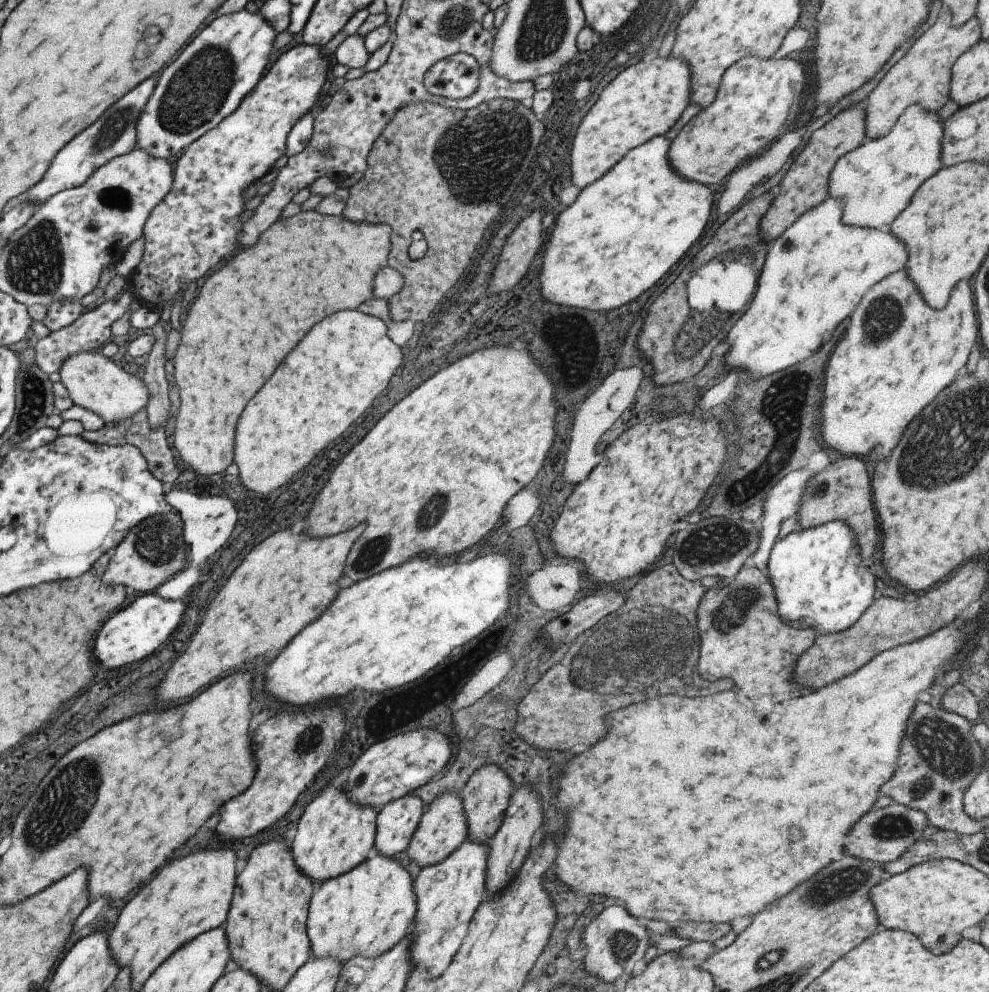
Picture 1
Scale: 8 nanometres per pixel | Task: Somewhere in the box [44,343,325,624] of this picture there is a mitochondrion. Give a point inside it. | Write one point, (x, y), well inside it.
(157, 543)

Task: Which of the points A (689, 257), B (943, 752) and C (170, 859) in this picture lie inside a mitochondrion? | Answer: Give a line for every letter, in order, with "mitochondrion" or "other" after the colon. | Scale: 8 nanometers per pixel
A: other
B: mitochondrion
C: other

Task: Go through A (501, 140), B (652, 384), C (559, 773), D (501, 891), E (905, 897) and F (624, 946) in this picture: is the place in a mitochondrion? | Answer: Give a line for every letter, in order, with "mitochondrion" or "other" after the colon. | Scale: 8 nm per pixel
A: mitochondrion
B: other
C: other
D: other
E: other
F: mitochondrion

